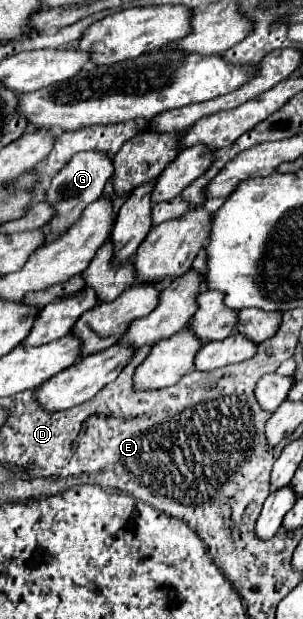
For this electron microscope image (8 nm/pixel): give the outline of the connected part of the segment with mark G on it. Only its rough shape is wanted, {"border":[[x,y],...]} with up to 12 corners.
{"border":[[102,152],[76,154],[46,202],[52,234],[74,226],[102,196],[114,168]]}

